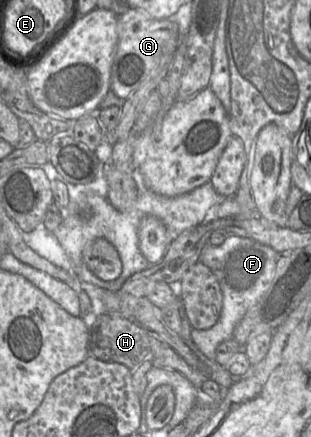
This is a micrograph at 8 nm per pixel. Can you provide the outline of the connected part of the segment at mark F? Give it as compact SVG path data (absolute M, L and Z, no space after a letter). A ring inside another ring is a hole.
M227 236L220 246L213 246L209 240L207 241L201 251L199 262L206 265L216 276L223 294L223 306L217 323L206 330L193 328L191 338L208 358L215 360L217 347L222 342L233 339L235 327L266 293L275 274L278 256L270 246L245 237Z

